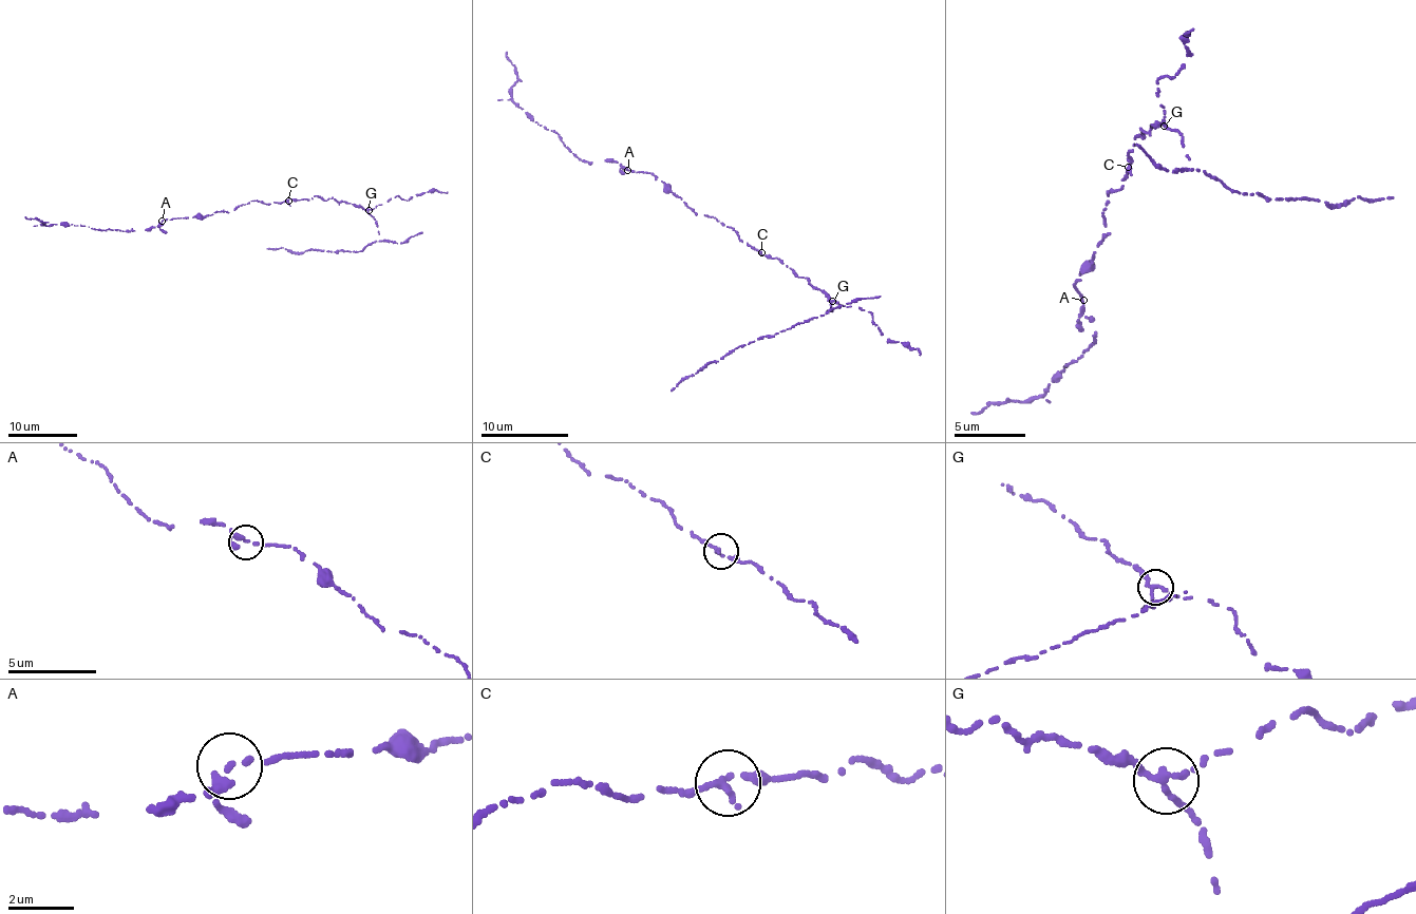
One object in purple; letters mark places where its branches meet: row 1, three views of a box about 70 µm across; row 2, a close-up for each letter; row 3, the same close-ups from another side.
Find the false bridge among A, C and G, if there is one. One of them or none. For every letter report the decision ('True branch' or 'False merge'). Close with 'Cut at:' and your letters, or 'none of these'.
A: True branch
C: True branch
G: False merge
Cut at: G

